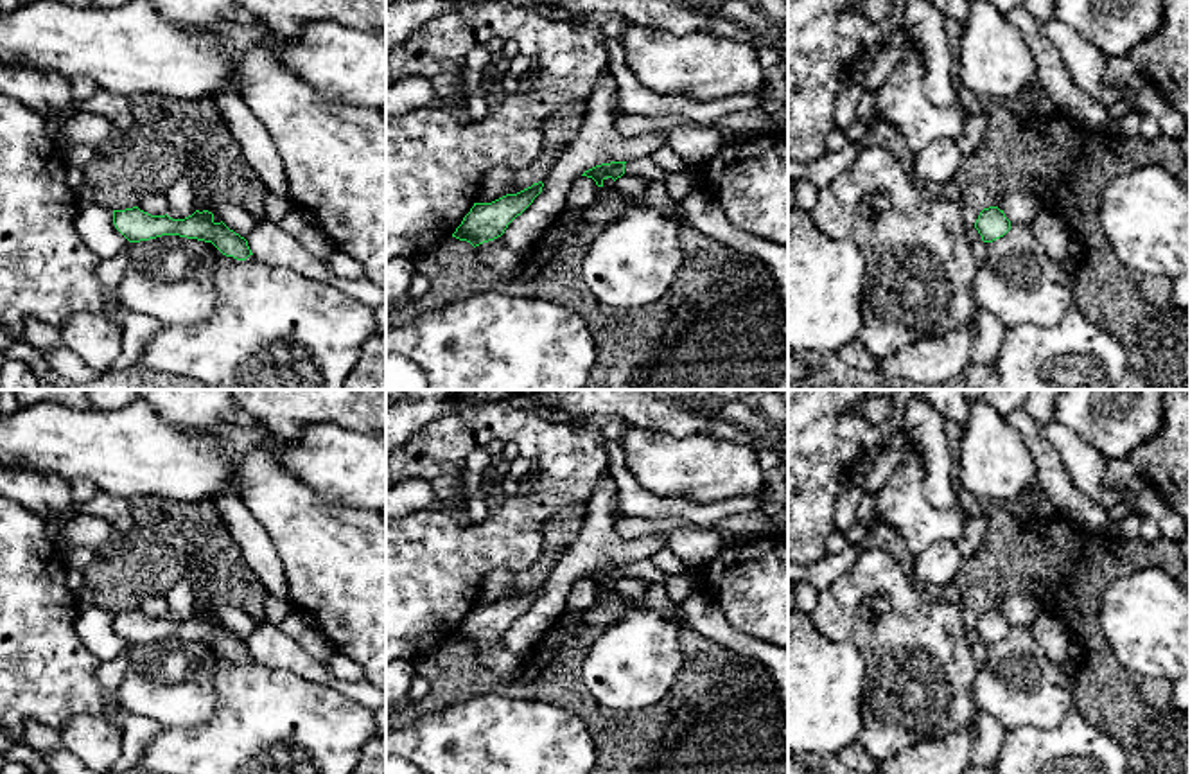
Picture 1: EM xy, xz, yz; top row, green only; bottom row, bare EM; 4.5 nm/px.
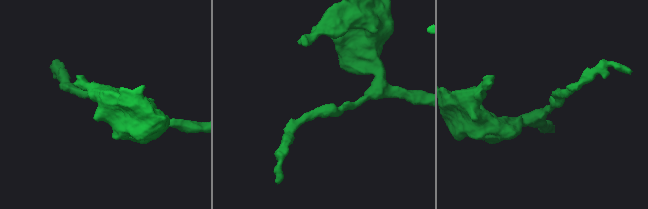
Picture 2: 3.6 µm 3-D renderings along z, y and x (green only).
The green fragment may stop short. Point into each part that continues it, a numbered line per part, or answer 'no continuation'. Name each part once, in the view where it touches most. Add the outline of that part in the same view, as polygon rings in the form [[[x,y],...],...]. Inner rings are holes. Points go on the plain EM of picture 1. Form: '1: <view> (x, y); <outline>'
no continuation

